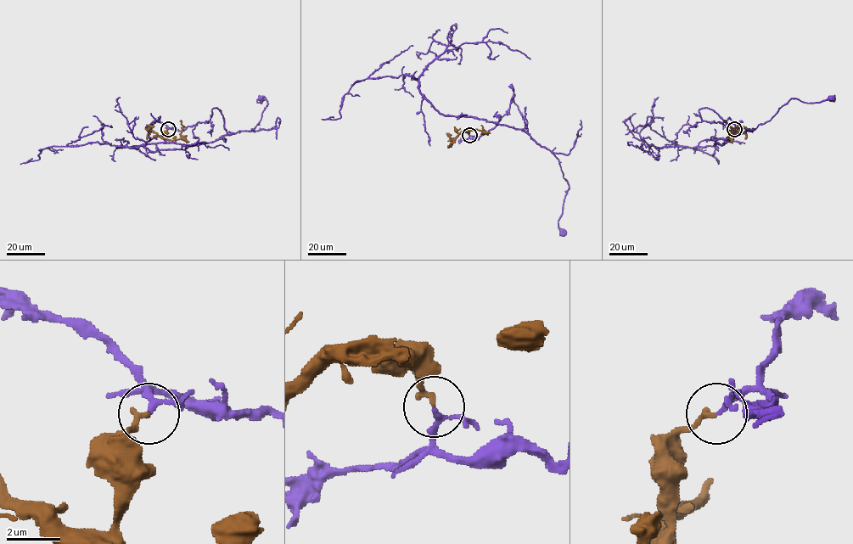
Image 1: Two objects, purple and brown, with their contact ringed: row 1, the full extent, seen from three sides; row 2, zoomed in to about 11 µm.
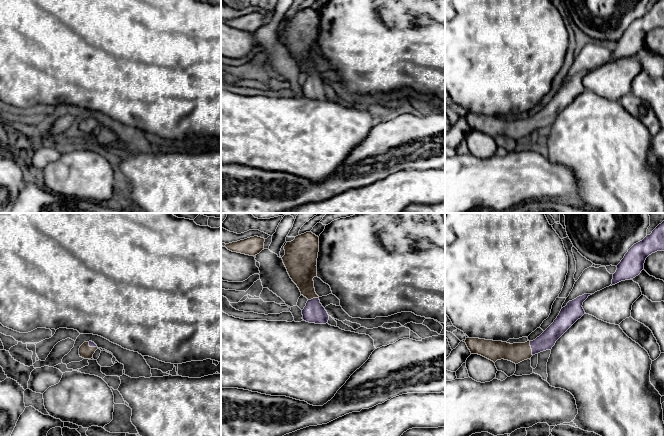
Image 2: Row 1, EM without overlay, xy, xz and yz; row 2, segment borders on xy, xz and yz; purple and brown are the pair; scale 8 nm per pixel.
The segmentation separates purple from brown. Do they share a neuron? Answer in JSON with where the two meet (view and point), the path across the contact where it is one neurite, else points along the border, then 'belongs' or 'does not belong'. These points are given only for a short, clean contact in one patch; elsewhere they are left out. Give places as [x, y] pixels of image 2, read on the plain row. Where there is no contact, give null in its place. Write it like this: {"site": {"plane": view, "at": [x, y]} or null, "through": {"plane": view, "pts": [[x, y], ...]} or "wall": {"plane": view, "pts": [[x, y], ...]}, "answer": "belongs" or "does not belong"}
{"site": {"plane": "yz", "at": [531, 124]}, "answer": "does not belong"}

